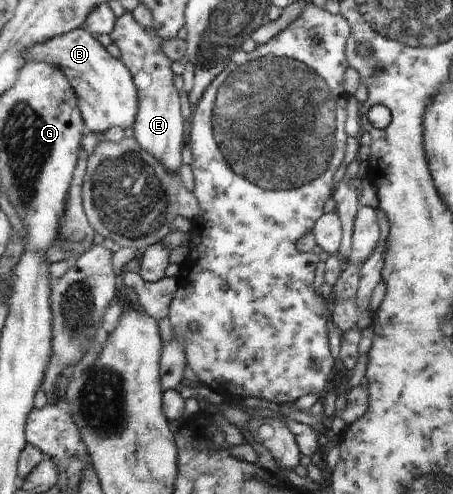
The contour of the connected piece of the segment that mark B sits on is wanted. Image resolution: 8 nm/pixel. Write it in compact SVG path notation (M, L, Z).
M76 28L45 39L42 43L31 45L25 51L25 59L27 63L47 63L64 74L78 98L78 107L87 131L102 135L111 127L121 127L124 130L134 125L138 111L134 80L120 59L111 56L90 32Z

